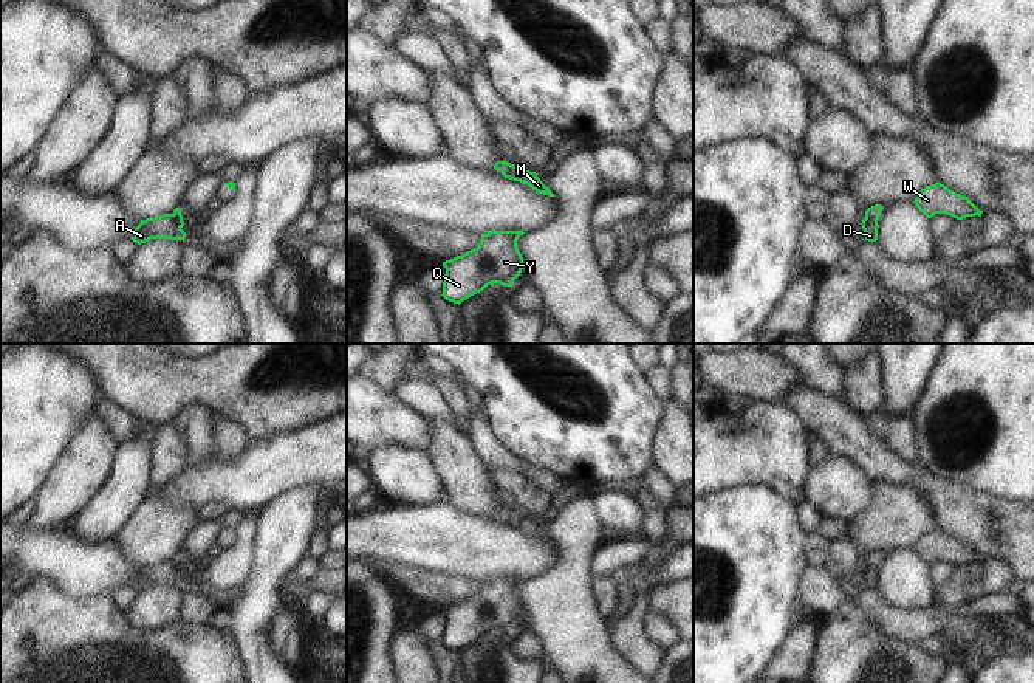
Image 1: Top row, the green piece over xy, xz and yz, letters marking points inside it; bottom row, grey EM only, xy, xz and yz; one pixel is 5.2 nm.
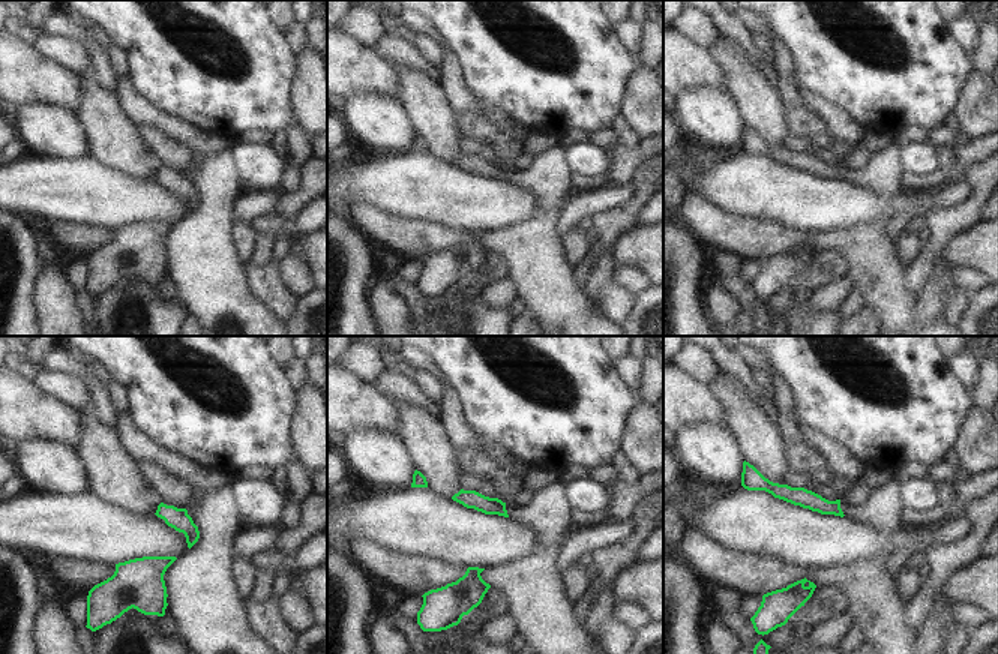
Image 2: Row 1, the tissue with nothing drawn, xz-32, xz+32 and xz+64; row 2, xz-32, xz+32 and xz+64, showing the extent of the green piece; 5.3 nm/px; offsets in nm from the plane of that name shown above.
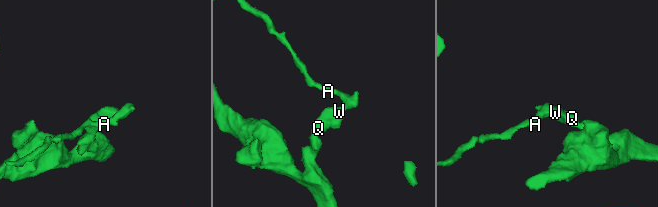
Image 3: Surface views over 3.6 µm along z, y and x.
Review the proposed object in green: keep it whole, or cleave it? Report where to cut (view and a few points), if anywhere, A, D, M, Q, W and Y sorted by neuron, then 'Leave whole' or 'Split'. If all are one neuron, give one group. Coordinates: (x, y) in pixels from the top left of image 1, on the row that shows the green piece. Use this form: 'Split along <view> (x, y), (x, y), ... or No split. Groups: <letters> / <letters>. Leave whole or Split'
Split along xz (523, 169), (517, 180). Groups: A D / M Q W Y. Split.

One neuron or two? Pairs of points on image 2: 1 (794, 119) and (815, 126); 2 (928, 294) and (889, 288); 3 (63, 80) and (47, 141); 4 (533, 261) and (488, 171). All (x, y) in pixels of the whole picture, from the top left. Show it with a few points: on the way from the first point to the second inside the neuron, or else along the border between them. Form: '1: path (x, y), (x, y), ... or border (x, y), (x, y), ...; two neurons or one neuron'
1: path (799, 120), (811, 125); one neuron
2: border (919, 294), (914, 312), (916, 320); two neurons
3: border (20, 107), (54, 104), (68, 107), (75, 114); two neurons
4: path (541, 231), (545, 195), (518, 176); one neuron

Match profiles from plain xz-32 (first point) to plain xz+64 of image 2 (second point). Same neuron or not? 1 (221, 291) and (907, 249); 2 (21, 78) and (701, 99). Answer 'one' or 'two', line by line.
1: two
2: two

